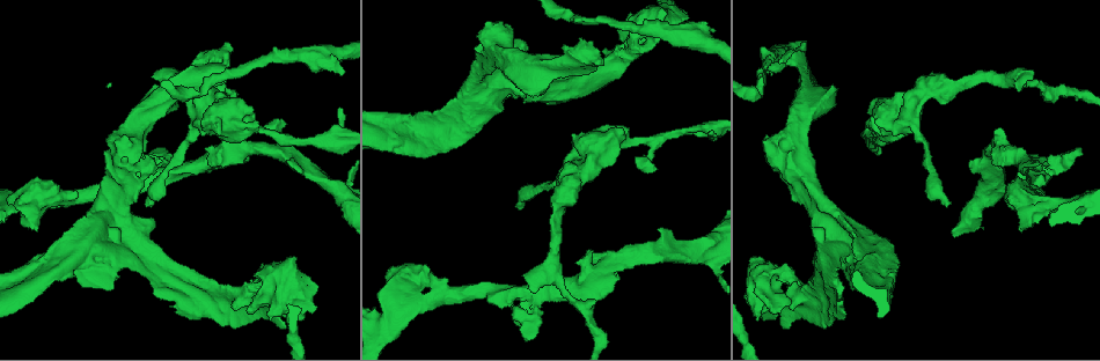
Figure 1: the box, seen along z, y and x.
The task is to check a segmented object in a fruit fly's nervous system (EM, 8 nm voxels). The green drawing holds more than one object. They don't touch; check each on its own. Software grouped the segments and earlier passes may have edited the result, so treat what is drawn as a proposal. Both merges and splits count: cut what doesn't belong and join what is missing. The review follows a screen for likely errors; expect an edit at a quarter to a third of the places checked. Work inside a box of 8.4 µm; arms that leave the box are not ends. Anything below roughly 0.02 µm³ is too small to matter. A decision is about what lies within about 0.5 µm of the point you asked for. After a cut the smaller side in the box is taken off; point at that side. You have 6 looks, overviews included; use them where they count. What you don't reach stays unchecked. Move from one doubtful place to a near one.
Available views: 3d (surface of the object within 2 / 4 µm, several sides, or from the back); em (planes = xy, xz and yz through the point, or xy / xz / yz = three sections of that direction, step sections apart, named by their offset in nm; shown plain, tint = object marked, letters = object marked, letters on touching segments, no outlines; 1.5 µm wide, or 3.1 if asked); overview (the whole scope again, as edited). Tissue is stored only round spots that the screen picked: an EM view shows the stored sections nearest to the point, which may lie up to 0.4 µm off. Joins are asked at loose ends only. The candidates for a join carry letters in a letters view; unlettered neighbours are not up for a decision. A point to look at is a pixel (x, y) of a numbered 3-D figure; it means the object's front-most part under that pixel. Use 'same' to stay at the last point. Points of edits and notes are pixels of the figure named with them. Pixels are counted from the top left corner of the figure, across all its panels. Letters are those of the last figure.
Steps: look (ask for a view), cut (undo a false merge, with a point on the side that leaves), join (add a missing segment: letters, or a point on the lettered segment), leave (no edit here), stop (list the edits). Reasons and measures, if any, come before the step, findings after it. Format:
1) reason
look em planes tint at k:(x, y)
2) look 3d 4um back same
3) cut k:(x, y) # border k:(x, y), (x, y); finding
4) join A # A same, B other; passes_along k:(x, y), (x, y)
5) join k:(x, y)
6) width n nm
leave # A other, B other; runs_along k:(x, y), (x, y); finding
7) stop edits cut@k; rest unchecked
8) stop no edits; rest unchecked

thick turns thin
look em planes letters at 1:(769, 59)

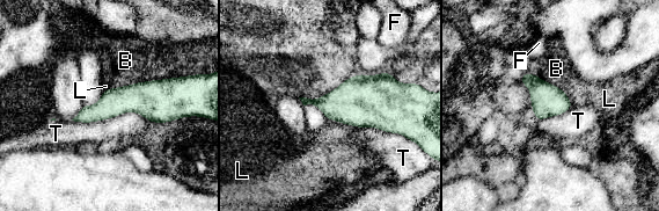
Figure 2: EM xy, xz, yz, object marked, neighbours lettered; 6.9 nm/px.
width 190 nm
leave # B other, F other, L other, T other; border 2:(72, 119), (138, 113), (152, 122); continuous, no second neuron

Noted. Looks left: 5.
branch stops here
look em yz step 8 tint at 1:(527, 49)

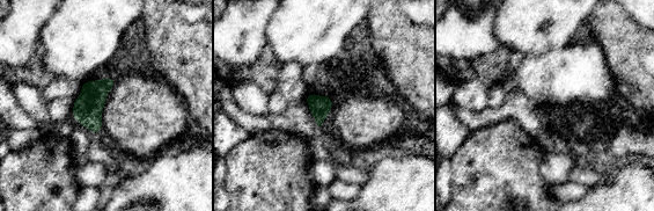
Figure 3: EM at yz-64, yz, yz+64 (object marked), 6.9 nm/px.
look em planes letters same

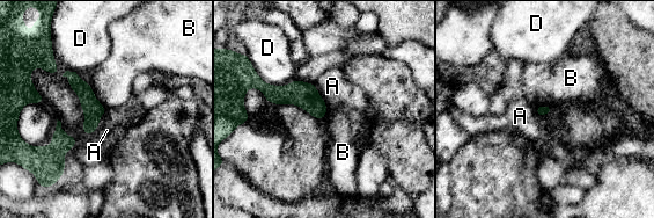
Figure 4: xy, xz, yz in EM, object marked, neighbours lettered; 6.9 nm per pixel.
leave # A other, B other, D other; border 4:(326, 102), (326, 114), (321, 120); no lettered segment goes on from it

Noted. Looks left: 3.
an open end
look 3d 2um back at 1:(524, 274)

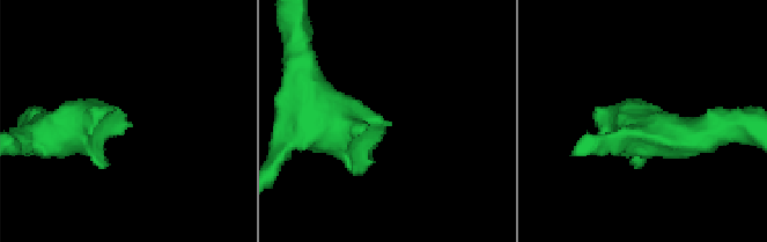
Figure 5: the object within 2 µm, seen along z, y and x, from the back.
look em planes letters at 5:(387, 124)

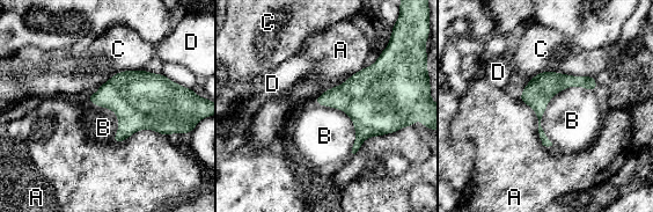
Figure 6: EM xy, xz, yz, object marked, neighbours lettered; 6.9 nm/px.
longest_contact B 460 nm
join B # A other, B same, C other, D other; it goes on there

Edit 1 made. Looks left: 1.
stop edits join@6; rest unchecked

